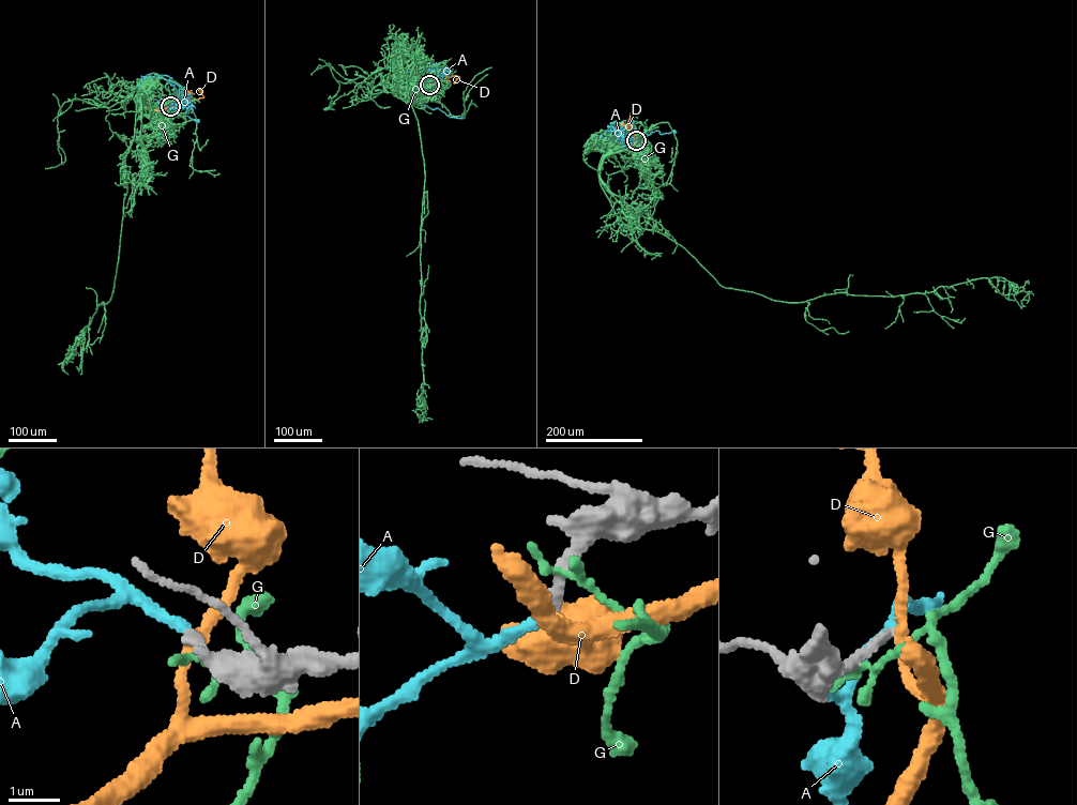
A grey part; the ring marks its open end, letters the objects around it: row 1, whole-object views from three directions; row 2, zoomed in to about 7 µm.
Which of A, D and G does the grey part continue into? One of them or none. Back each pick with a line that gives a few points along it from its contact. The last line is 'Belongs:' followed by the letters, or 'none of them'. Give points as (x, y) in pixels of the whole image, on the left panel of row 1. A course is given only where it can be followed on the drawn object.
A: course (170, 106), (157, 101), (163, 99), (176, 110), (197, 120)
Belongs: A

